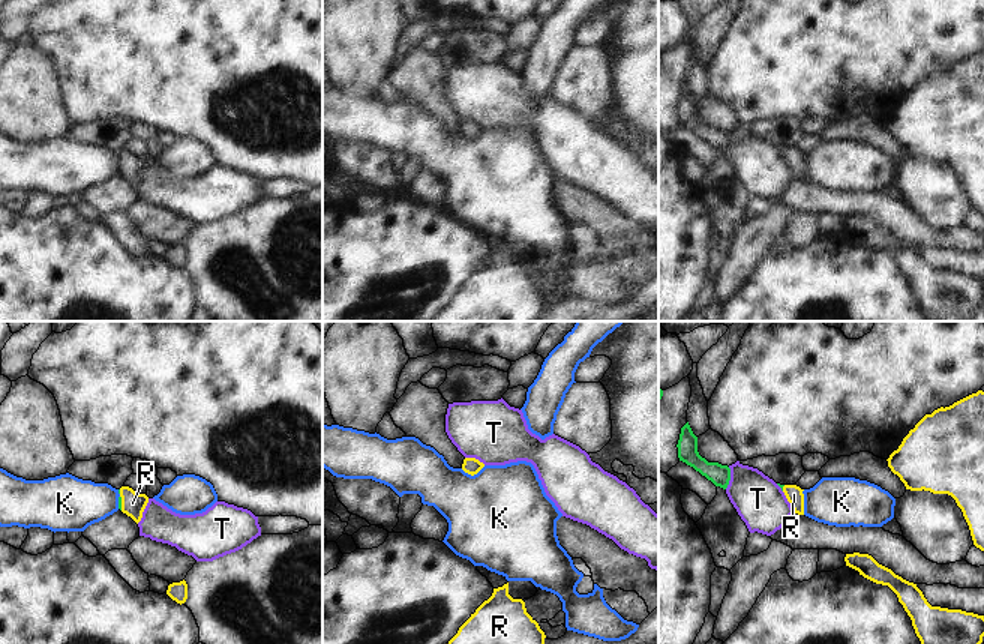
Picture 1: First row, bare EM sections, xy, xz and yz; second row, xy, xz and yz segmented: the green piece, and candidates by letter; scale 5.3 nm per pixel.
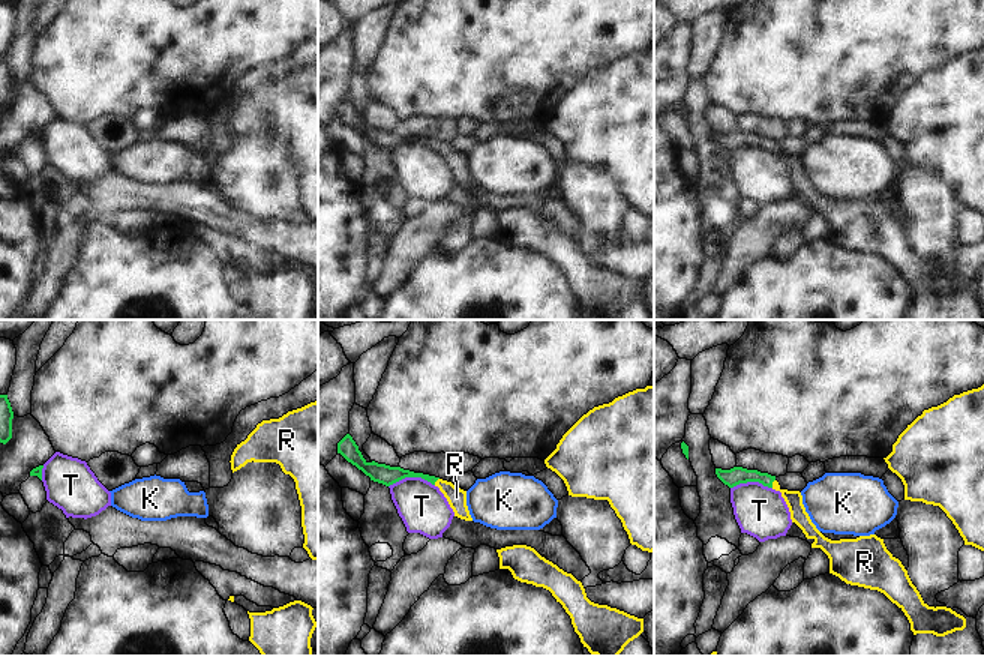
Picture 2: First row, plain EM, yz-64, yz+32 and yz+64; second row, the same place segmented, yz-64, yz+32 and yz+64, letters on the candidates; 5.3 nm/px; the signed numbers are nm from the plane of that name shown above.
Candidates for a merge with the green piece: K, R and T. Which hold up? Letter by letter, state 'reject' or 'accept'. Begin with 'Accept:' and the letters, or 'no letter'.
Accept: R
K: reject
R: accept
T: reject

